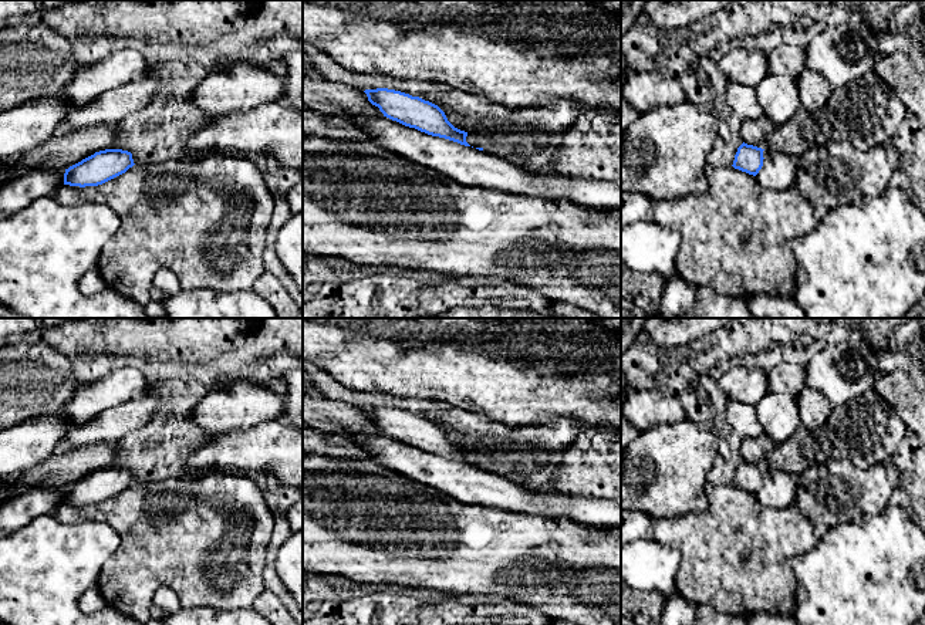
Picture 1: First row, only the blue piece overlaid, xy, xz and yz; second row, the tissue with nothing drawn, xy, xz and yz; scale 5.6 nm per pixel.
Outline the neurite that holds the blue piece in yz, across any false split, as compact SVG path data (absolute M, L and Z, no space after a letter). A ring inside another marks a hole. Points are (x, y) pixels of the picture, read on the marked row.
M745 142L737 148L732 166L753 175L763 189L783 190L796 182L796 156L767 152Z

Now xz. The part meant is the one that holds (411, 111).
M388 88L365 89L364 92L368 101L378 107L384 115L381 118L347 118L364 129L369 141L402 158L409 158L466 186L510 195L567 199L585 207L621 209L621 188L611 182L585 180L561 173L541 175L520 169L504 159L485 152L483 148L470 146L466 142L467 132L455 128L448 121L445 112L429 101Z

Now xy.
M105 149L82 159L63 172L26 170L0 186L0 216L13 214L44 196L54 196L63 186L98 186L132 168L132 153Z

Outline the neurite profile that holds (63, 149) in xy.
M112 125L58 132L31 152L16 159L16 165L23 170L63 172L95 152L108 149L114 139L115 128Z

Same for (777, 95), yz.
M767 74L754 92L763 114L776 125L787 122L800 108L796 80L786 75Z

